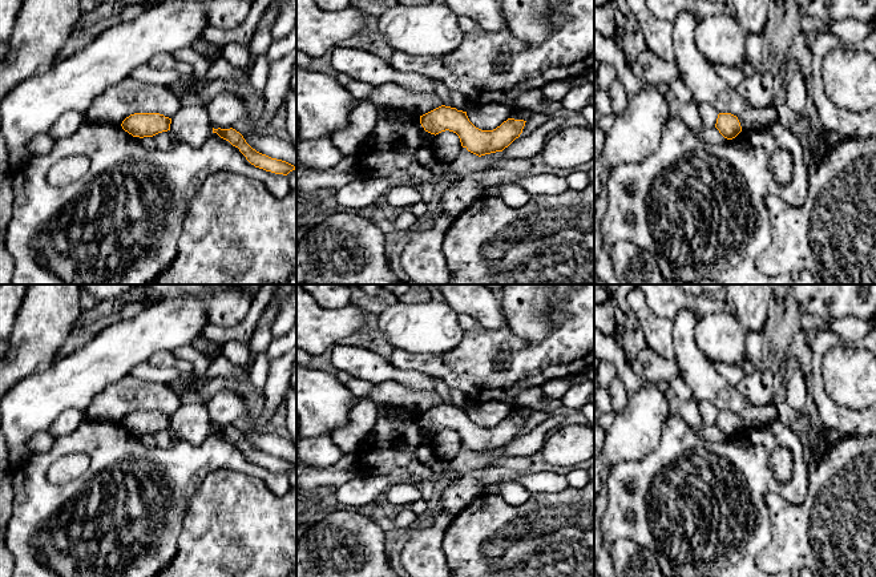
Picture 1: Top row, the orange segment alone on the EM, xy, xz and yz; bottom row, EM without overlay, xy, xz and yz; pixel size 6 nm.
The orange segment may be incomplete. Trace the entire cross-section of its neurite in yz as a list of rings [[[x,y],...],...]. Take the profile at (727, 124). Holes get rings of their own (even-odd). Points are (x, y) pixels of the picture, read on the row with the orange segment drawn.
[[[719,113],[715,128],[727,140],[735,138],[742,132],[738,117],[731,113]]]

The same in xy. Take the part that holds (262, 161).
[[[213,128],[213,133],[217,133],[221,138],[229,141],[233,146],[238,148],[239,152],[246,157],[246,160],[255,168],[283,175],[287,175],[290,172],[296,170],[294,165],[286,161],[271,158],[266,154],[257,152],[246,142],[243,136],[233,128]]]

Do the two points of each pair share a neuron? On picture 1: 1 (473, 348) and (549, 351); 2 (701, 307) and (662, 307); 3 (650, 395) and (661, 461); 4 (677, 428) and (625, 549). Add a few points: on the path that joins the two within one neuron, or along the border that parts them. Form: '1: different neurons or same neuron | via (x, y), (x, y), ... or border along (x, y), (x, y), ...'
1: same neuron | via (492, 348), (511, 346), (516, 351), (531, 351)
2: same neuron | via (691, 302), (671, 302)
3: different neurons | border along (670, 414), (658, 444), (644, 456), (632, 460)
4: different neurons | border along (613, 540), (630, 539), (646, 547), (656, 557)

